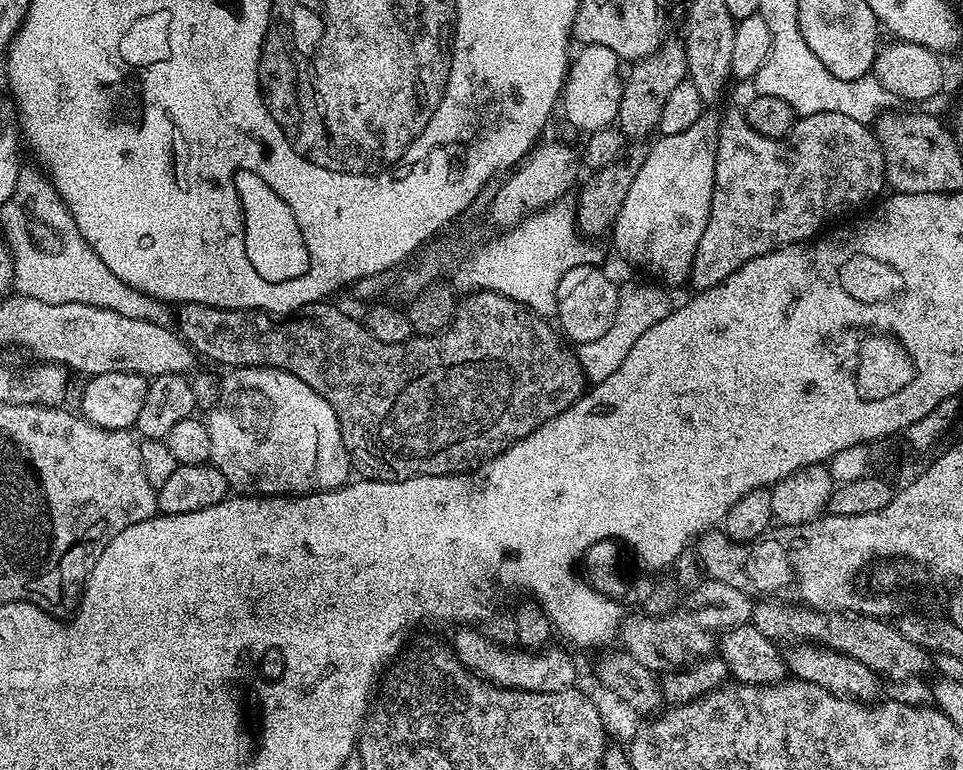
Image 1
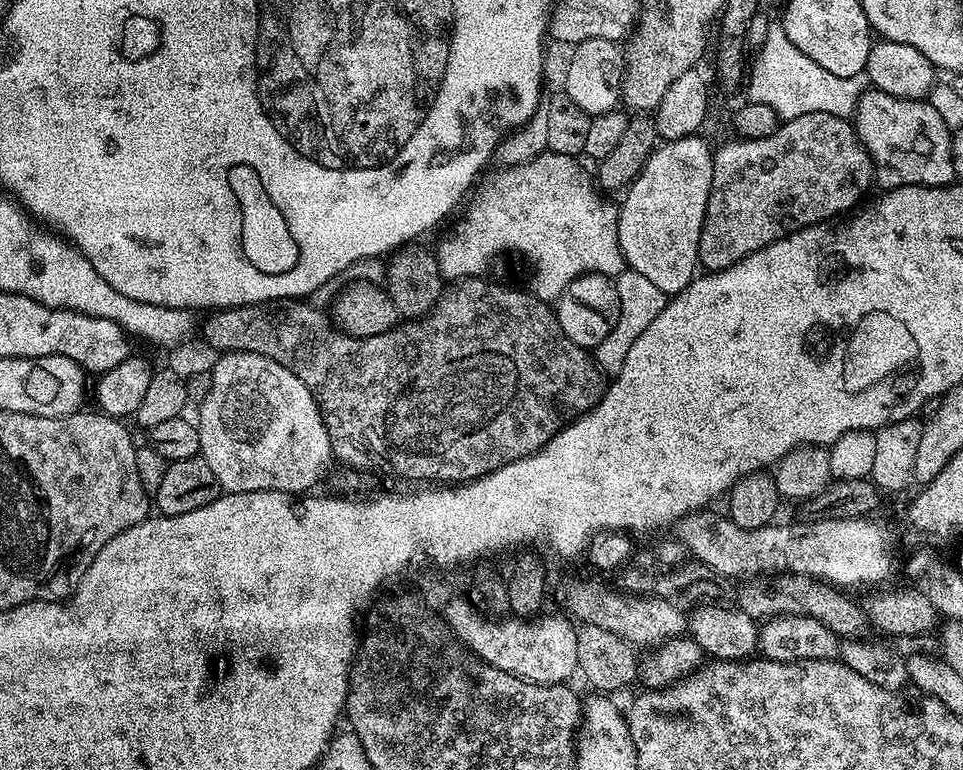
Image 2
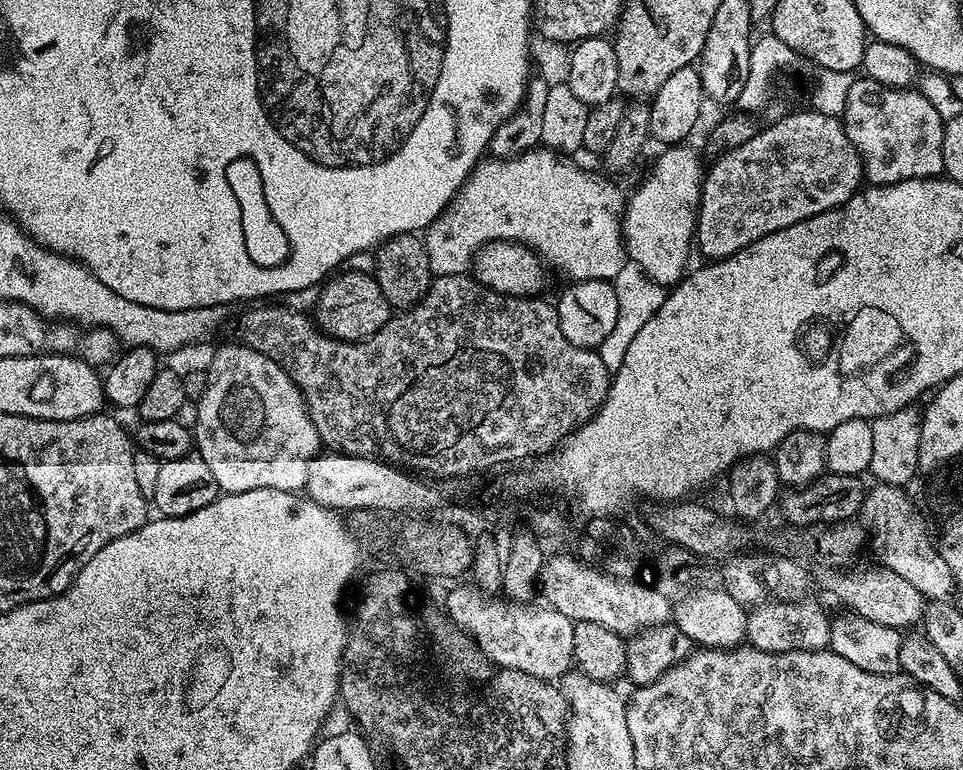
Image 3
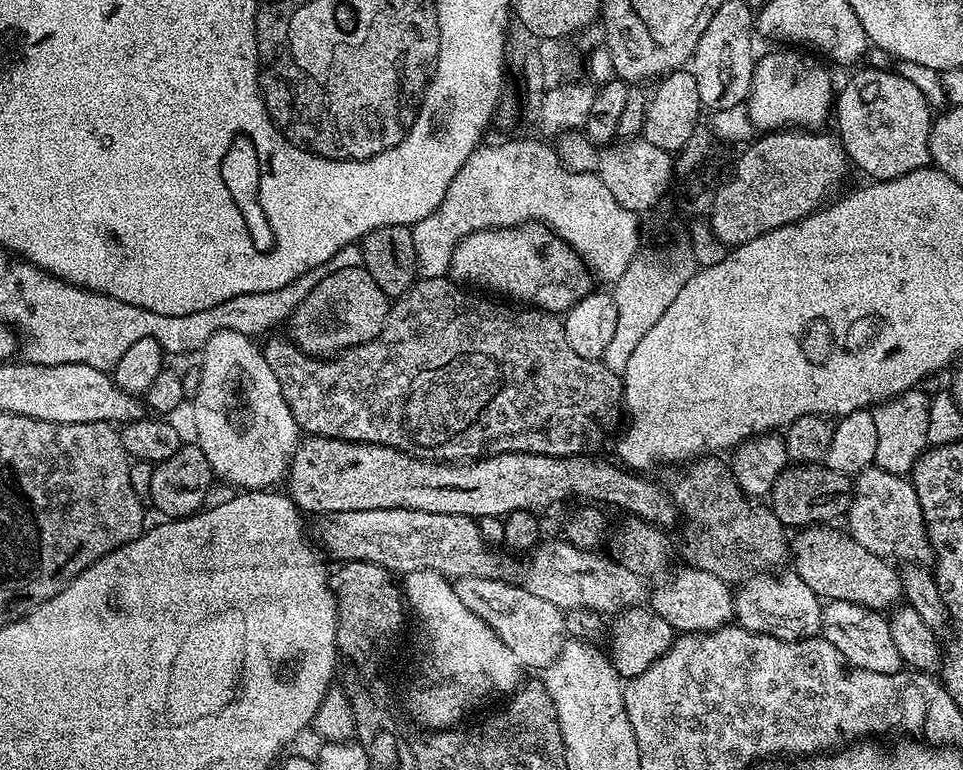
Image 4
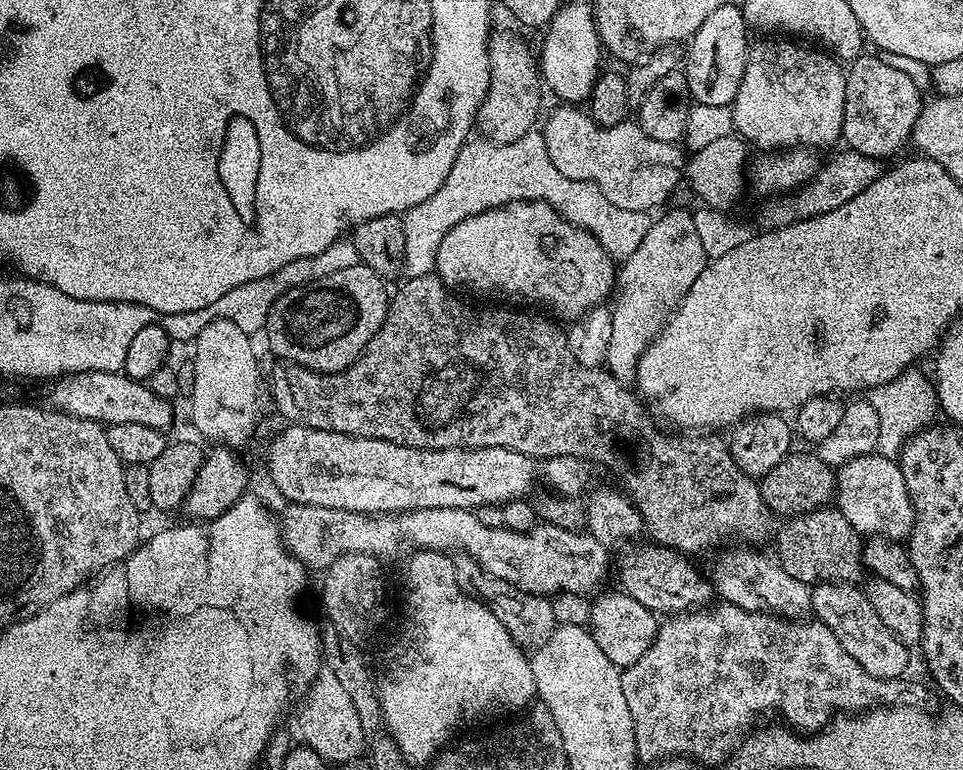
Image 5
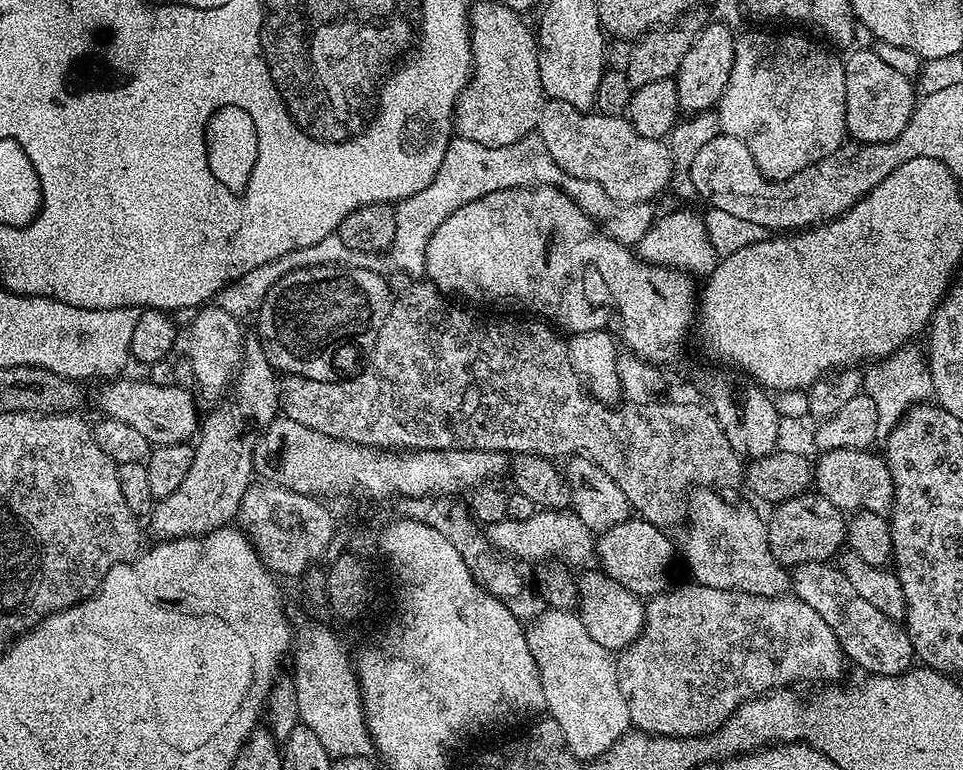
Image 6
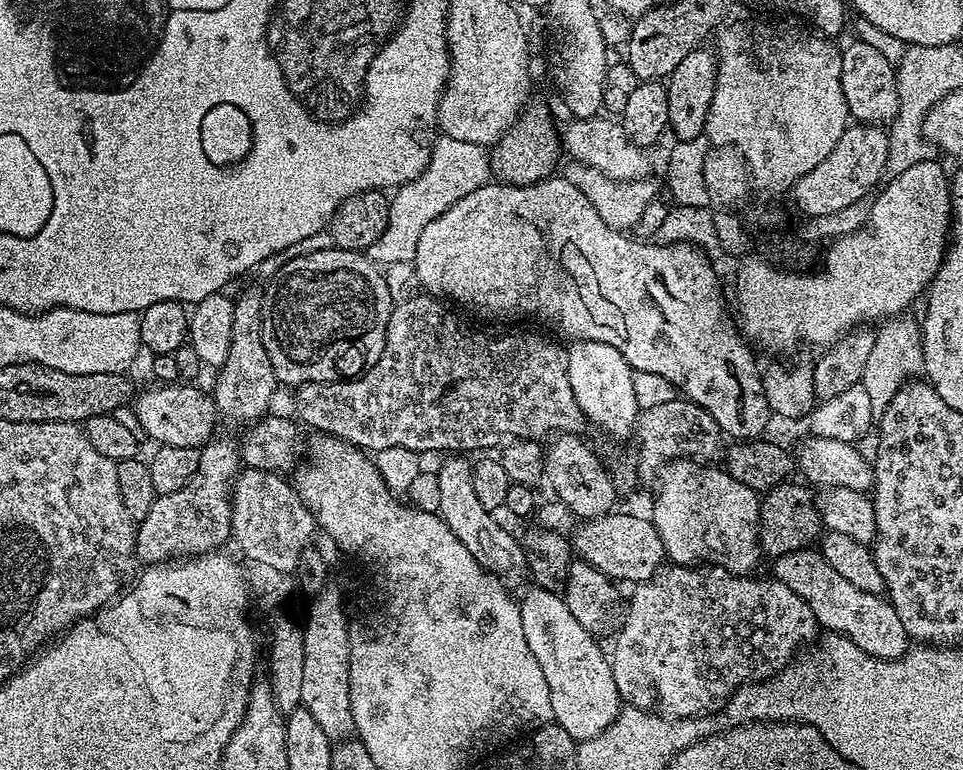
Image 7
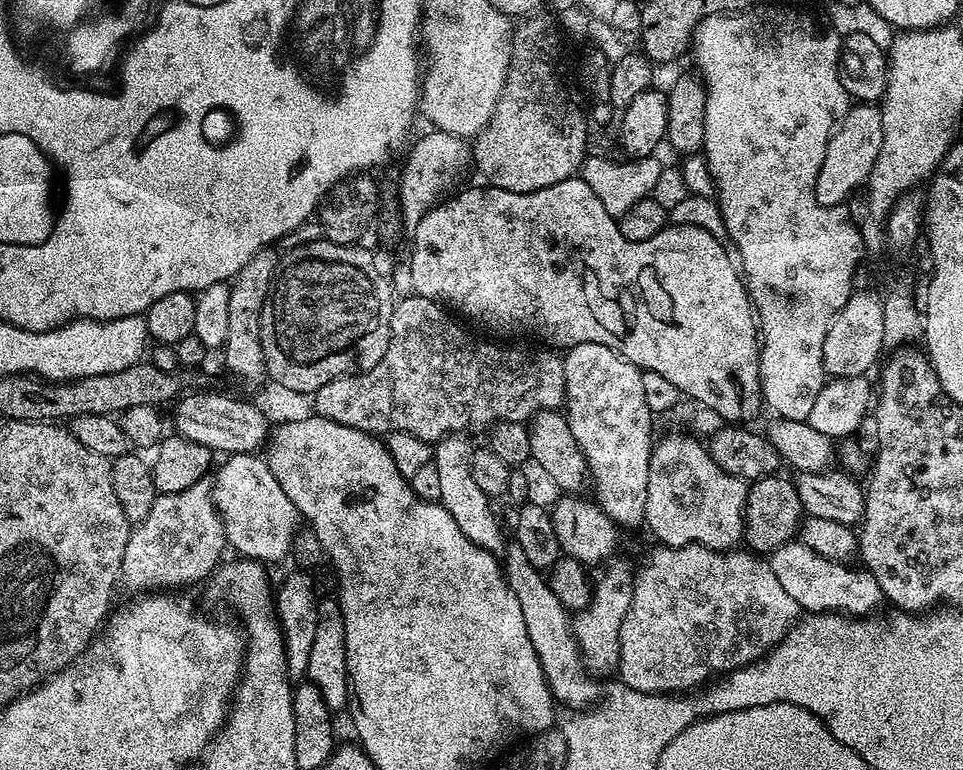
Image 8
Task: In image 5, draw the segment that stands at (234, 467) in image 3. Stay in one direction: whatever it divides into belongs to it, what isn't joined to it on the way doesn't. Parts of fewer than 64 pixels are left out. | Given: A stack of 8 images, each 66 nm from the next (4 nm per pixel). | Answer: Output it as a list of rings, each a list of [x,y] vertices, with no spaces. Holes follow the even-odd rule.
[[[212,320],[202,334],[194,341],[196,357],[191,357],[194,366],[194,392],[190,399],[192,405],[192,424],[216,446],[227,446],[241,450],[252,440],[260,419],[264,416],[264,400],[260,397],[260,364],[256,361],[256,352],[252,349],[253,337],[246,335],[234,322]]]

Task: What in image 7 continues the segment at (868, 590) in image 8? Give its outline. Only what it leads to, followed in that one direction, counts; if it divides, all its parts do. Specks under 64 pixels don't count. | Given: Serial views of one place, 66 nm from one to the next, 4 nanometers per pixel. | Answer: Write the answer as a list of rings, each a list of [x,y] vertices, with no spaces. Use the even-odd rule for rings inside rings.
[[[819,551],[791,552],[775,557],[773,564],[773,577],[798,594],[810,606],[817,623],[826,626],[827,631],[850,638],[860,649],[879,660],[898,660],[908,651],[910,637],[892,604],[881,595],[860,590],[851,584],[826,562]]]

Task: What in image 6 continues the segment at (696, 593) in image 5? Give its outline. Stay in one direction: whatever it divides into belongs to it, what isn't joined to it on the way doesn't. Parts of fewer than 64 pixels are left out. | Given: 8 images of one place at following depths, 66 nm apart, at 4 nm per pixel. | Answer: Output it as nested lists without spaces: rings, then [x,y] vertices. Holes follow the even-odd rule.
[[[629,518],[601,533],[594,544],[594,552],[599,567],[608,577],[619,585],[625,586],[631,593],[641,598],[651,598],[665,591],[668,584],[668,570],[676,558],[676,546],[661,528],[639,518]]]

